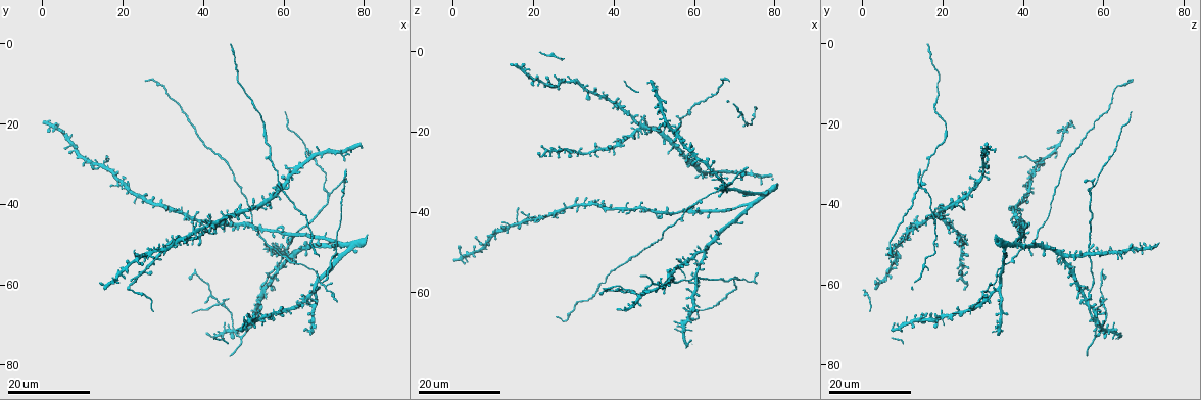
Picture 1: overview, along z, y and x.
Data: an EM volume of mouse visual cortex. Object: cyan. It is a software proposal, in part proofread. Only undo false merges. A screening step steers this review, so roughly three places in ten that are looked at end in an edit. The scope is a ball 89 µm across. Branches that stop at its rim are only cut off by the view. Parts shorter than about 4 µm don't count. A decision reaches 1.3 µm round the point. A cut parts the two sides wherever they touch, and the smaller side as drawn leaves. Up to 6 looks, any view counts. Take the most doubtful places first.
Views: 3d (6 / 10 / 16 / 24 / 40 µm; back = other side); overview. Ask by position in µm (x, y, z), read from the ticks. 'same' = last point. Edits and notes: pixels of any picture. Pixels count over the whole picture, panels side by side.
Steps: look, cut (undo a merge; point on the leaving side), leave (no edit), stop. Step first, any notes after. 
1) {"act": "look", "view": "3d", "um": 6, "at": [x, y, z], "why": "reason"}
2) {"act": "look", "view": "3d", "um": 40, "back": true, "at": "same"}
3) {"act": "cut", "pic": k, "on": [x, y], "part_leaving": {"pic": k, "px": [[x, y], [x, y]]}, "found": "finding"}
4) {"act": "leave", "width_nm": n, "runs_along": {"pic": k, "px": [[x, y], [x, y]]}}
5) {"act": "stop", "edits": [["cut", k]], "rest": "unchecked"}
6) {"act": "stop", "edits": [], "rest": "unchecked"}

{"act": "look", "view": "3d", "um": 24, "at": [69.0, 59.5, 33.0], "why": "small branch off a trunk"}

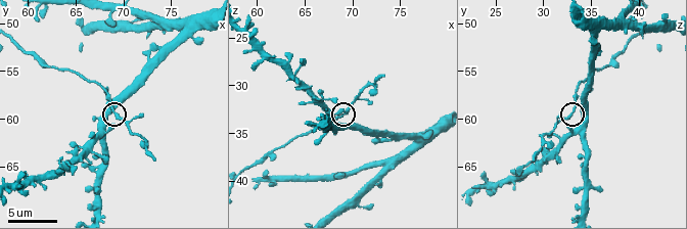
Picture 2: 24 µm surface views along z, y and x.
{"act": "look", "view": "3d", "um": 10, "at": [69.4, 59.8, 33.0], "why": "closer look"}

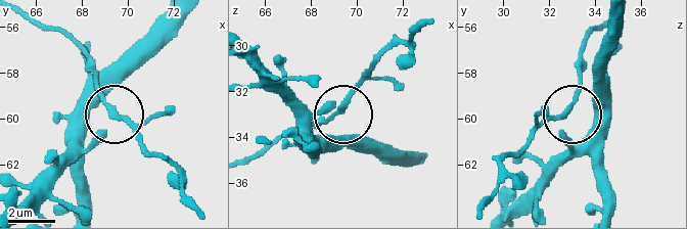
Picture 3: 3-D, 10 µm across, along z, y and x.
{"act": "leave", "side_arm_um": 87, "runs_along": {"pic": 3, "px": [[419, 165], [315, 137], [313, 118], [338, 107], [315, 127]]}, "found": "all the same neuron"}

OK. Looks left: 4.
{"act": "look", "view": "3d", "um": 24, "at": [15.0, 30.0, 43.0], "why": "small branch off a trunk"}

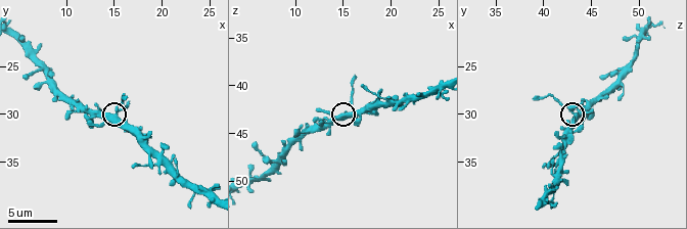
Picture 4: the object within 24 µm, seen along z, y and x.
{"act": "look", "view": "3d", "um": 10, "at": [15.2, 29.6, 42.8]}

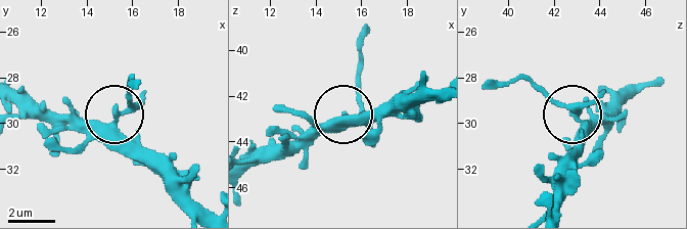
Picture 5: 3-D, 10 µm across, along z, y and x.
{"act": "cut", "pic": 5, "on": [131, 97], "part_leaving": {"pic": 5, "px": [[574, 118], [521, 78], [482, 88]]}, "found": "two neurons meet here"}

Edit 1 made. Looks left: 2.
{"act": "stop", "edits": [["cut", 5]], "rest": "unchecked"}

